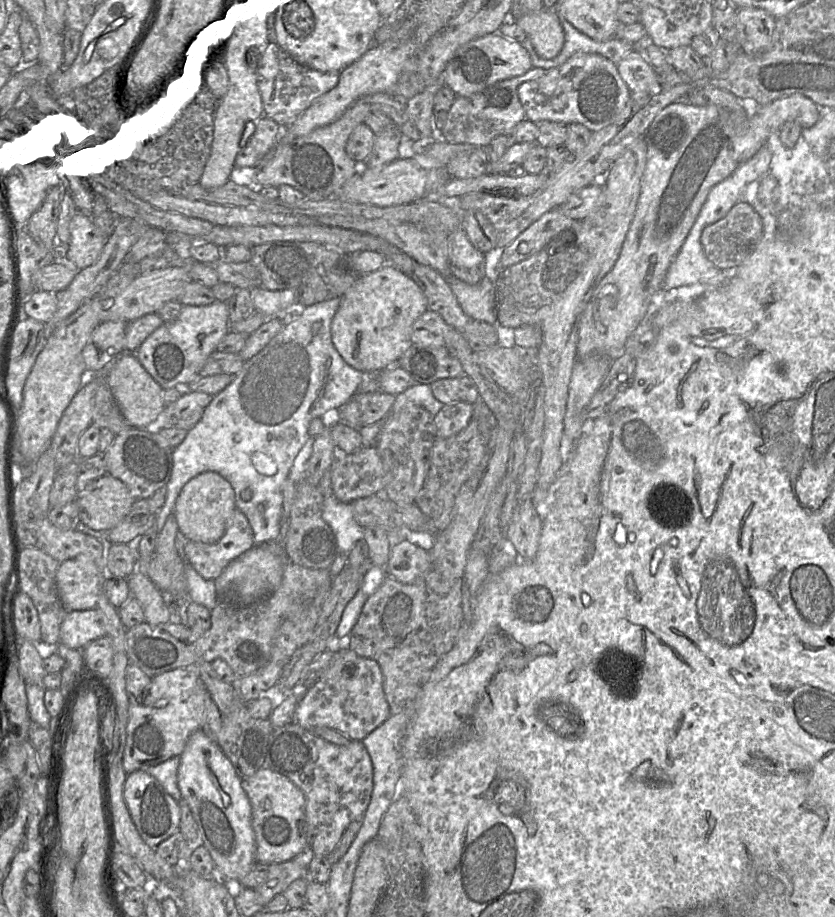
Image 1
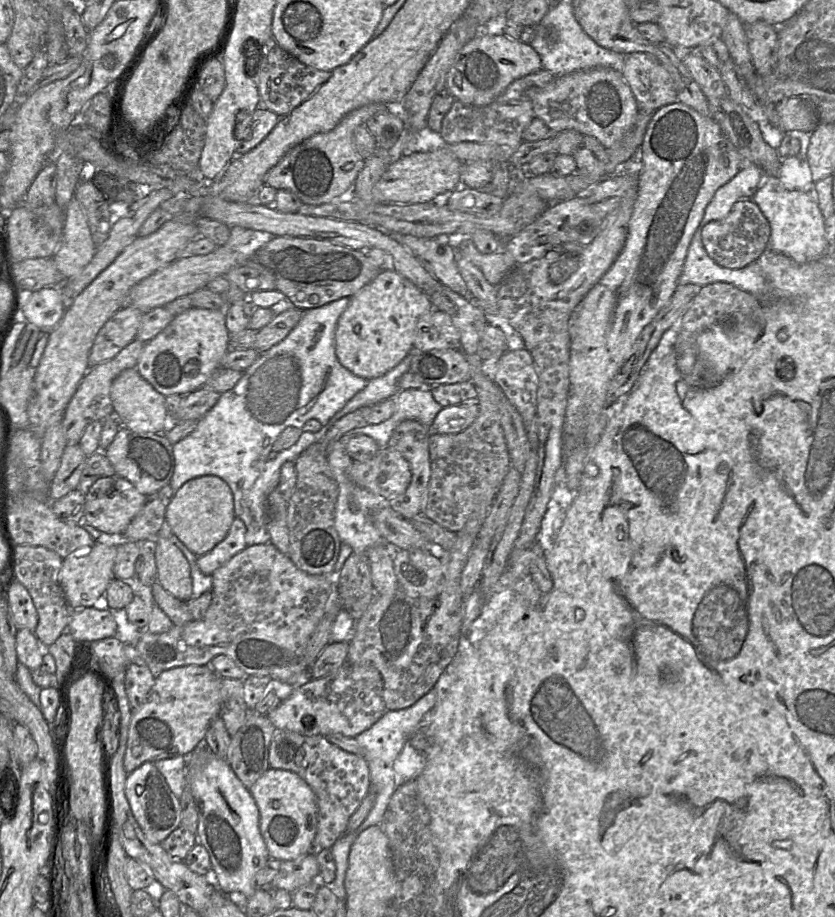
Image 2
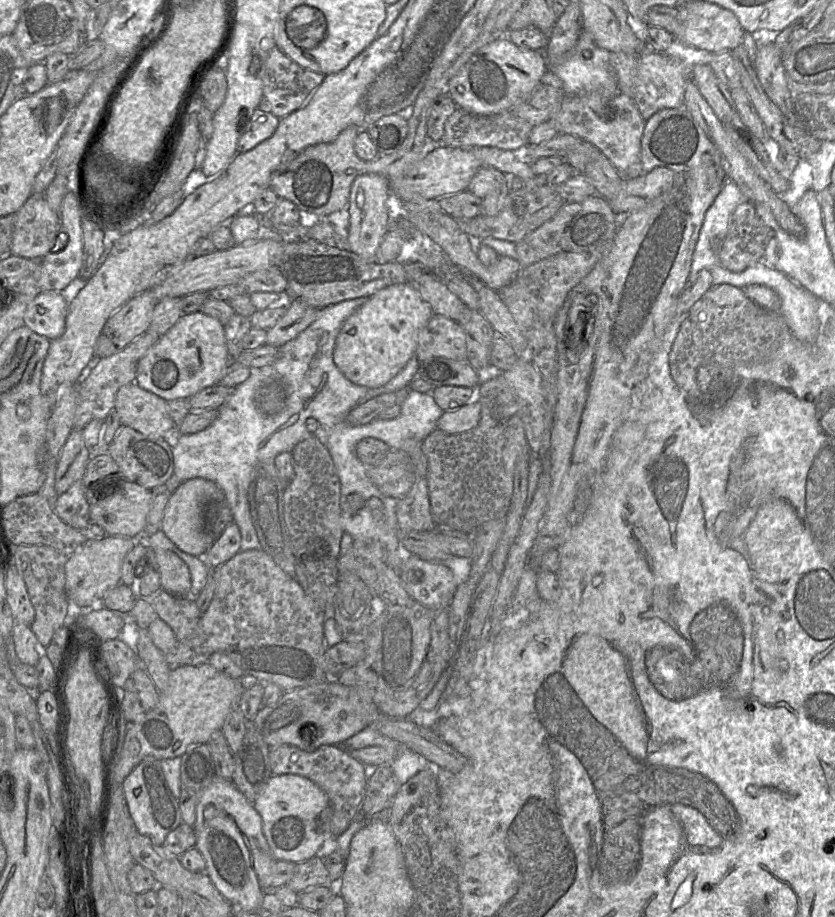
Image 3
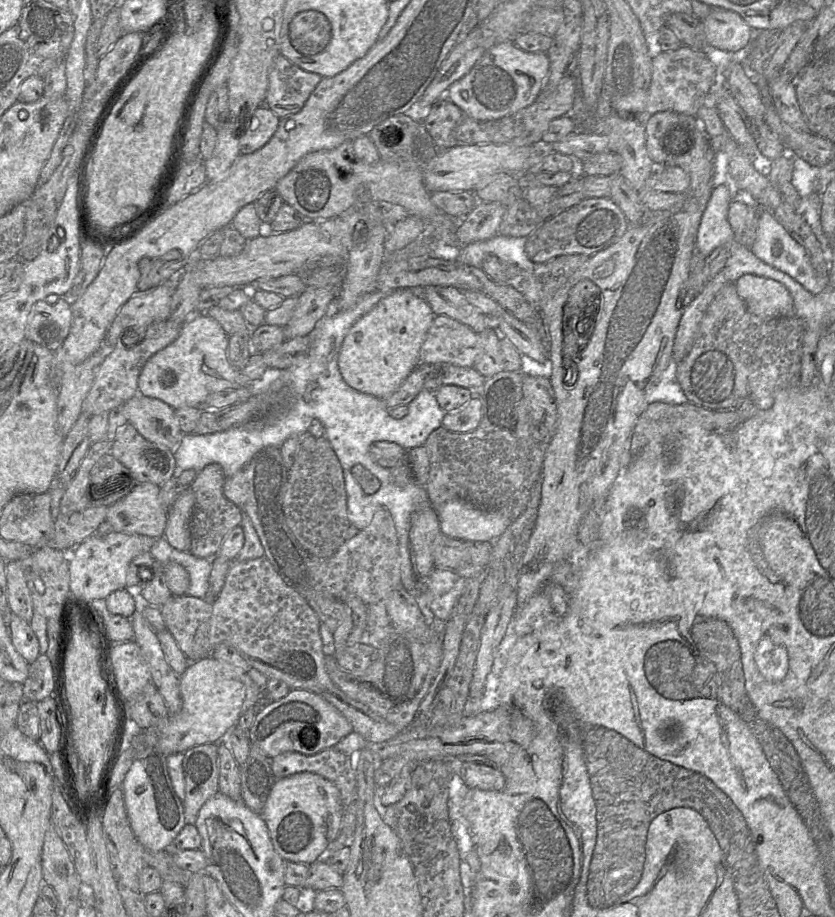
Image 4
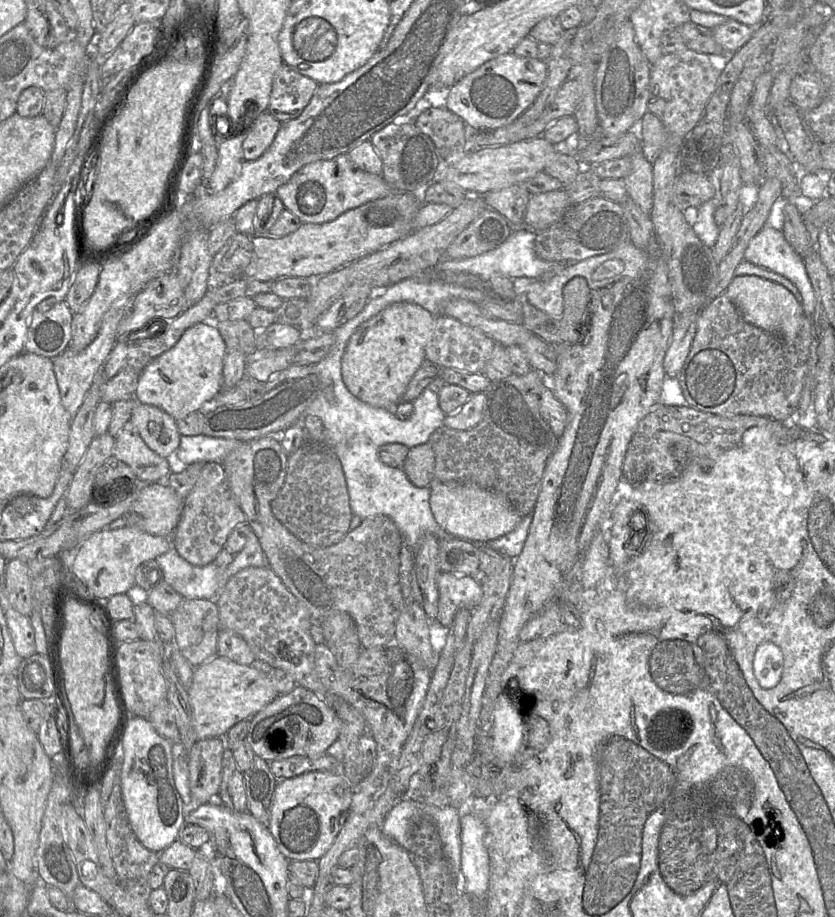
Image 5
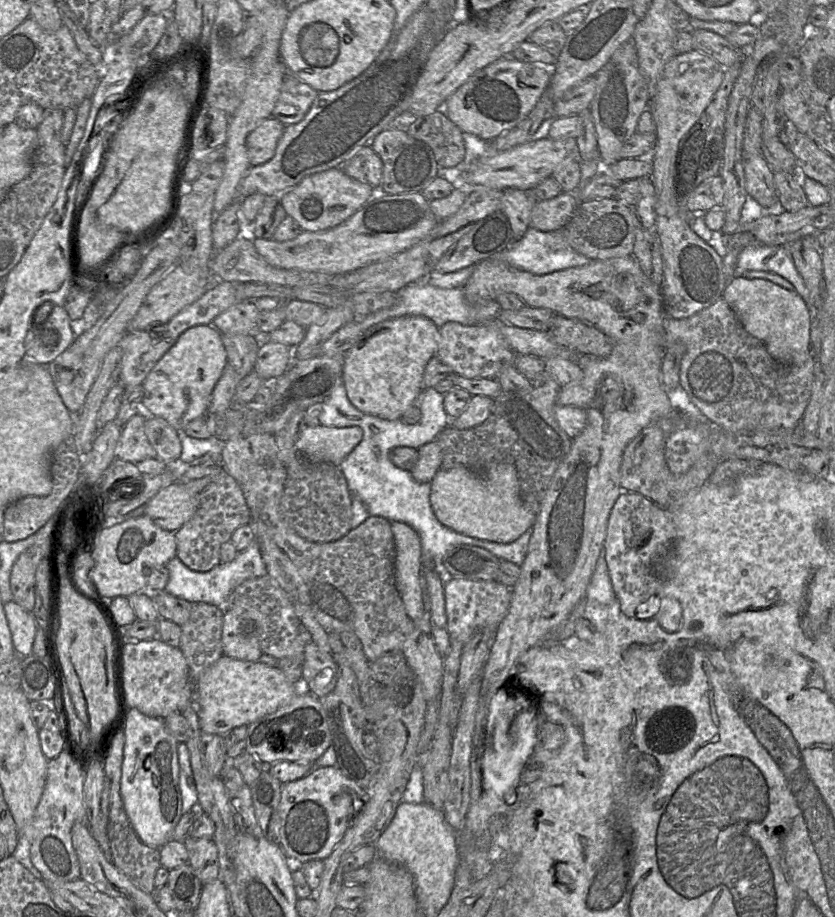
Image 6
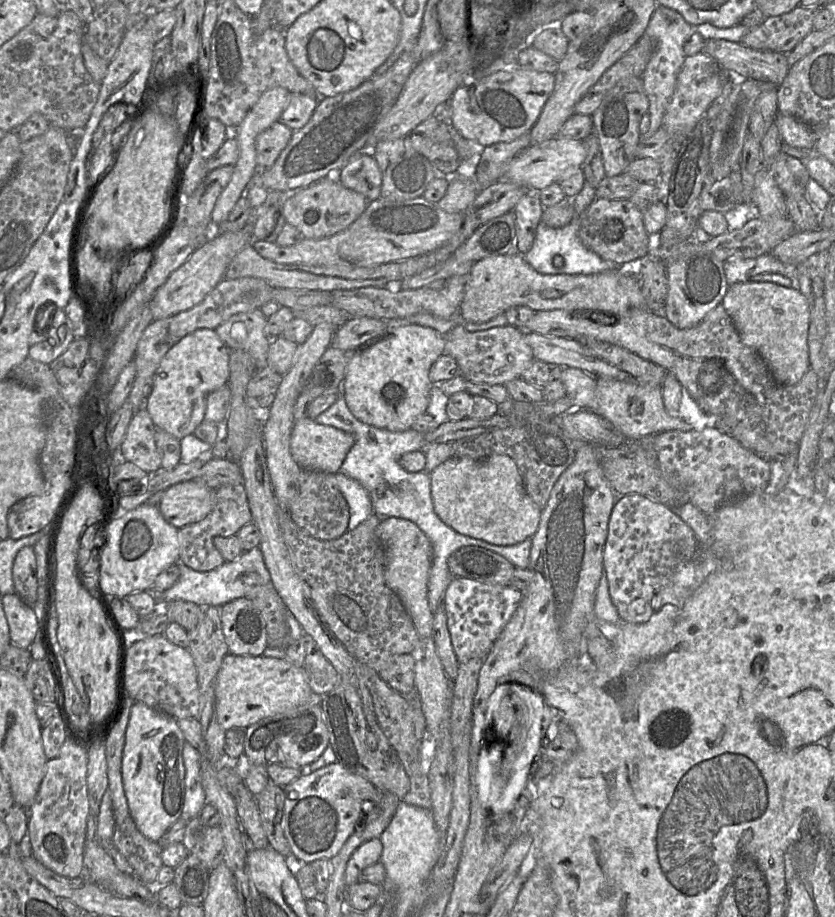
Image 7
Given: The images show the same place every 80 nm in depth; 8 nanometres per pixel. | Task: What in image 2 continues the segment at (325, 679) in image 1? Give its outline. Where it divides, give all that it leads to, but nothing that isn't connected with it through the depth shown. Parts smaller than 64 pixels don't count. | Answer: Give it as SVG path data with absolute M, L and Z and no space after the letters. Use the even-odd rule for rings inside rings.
M346 661L335 673L312 679L296 687L267 717L279 730L289 730L307 736L328 737L331 734L342 734L355 738L376 723L386 711L380 672L369 665L351 664Z

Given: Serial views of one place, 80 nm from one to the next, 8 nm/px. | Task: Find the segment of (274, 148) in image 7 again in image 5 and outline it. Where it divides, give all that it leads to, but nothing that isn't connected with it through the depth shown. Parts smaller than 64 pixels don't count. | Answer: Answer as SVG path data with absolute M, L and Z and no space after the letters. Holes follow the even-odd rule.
M268 111L261 112L246 128L242 143L244 160L258 159L272 144L281 122Z

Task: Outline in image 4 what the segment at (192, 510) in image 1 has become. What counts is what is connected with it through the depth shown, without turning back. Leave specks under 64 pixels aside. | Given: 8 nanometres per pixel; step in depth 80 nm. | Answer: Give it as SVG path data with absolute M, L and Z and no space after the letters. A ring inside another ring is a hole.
M186 488L170 506L167 512L167 522L164 538L176 550L189 552L191 538L189 522L195 501L193 491Z

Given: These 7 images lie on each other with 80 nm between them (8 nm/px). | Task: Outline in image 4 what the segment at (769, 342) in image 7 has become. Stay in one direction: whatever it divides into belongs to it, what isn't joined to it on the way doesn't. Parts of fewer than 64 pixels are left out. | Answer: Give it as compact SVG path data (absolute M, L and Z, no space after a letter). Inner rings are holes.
M748 274L734 284L738 295L754 315L762 319L796 317L793 298L781 283Z

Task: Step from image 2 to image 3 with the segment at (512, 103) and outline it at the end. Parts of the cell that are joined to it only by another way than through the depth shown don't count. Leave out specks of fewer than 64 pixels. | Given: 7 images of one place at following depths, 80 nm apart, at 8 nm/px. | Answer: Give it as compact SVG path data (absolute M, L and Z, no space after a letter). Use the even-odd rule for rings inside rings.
M548 69L528 101L516 104L498 114L477 115L458 107L445 122L443 145L490 146L511 151L518 149L529 143L530 132L536 125L547 122L560 111L565 96L562 80Z

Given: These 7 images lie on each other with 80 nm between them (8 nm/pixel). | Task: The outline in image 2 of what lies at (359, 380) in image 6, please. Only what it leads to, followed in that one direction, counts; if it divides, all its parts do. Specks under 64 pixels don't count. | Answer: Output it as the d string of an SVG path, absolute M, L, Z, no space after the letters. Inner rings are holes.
M394 269L382 270L370 283L350 297L350 303L338 319L335 330L335 353L342 366L354 375L370 380L398 365L414 349L418 320L433 310L429 297Z

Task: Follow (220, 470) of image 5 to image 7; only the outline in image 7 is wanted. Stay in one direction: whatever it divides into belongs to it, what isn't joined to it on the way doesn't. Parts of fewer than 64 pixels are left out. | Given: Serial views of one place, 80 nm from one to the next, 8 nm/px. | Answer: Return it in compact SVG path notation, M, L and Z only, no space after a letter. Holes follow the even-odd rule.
M243 484L224 485L214 491L214 507L201 521L178 530L180 562L197 572L208 572L221 566L225 561L214 546L215 537L234 536L244 525L252 521L248 500Z

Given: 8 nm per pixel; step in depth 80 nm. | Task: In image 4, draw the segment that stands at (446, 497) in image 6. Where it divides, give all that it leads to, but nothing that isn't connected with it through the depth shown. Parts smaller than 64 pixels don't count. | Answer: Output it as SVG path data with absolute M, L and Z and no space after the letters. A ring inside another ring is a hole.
M458 499L447 501L436 512L441 533L464 541L493 543L512 523L510 518L501 513L486 511Z

